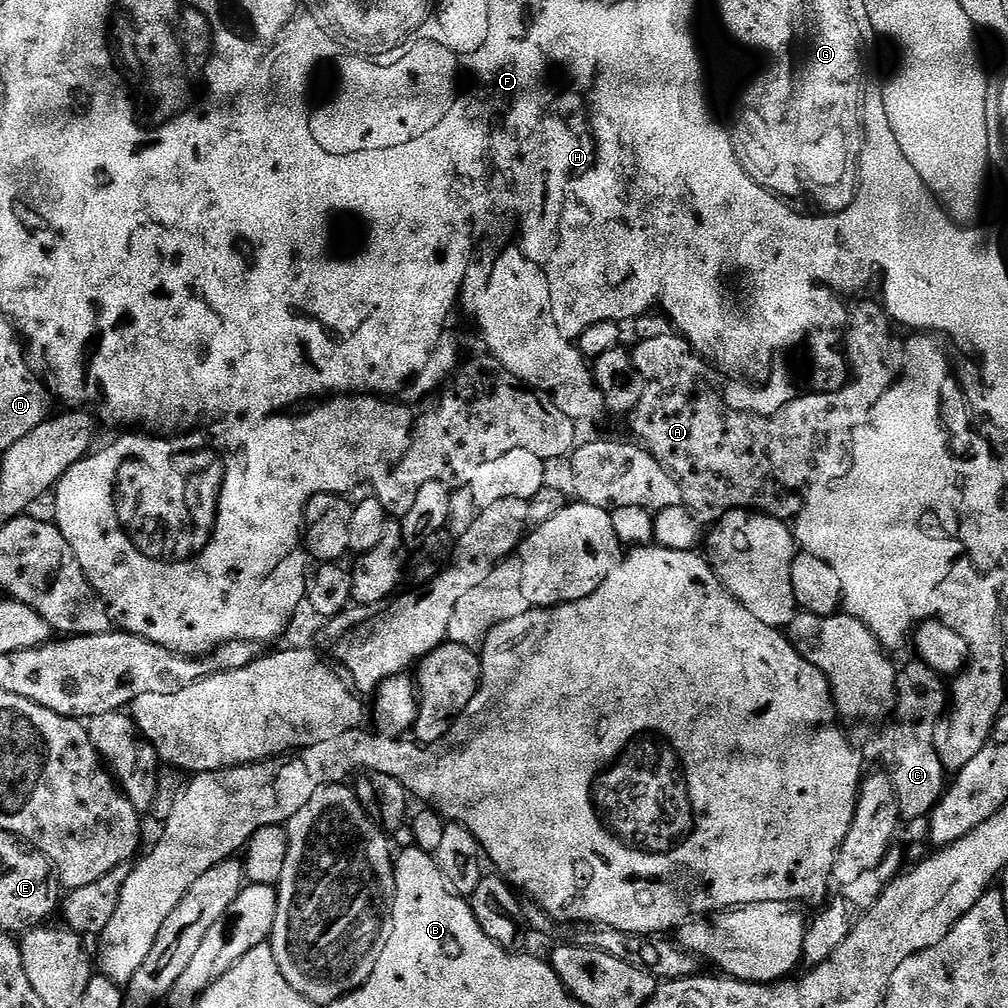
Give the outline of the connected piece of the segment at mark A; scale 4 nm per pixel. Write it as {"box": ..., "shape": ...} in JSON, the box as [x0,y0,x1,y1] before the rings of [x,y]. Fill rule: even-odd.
{"box":[630,334,876,526],"shape":[[[675,334],[652,336],[649,340],[642,341],[637,348],[631,349],[632,360],[644,380],[642,398],[638,402],[638,406],[633,408],[630,413],[632,432],[637,436],[633,437],[638,441],[640,447],[645,448],[660,463],[661,469],[665,473],[672,472],[673,478],[680,483],[680,492],[684,495],[683,503],[687,505],[689,511],[701,525],[711,526],[728,512],[741,510],[764,512],[767,516],[773,516],[785,522],[791,521],[800,512],[800,507],[803,505],[800,503],[800,496],[804,496],[804,488],[808,488],[808,484],[816,484],[816,480],[832,480],[832,476],[840,476],[840,472],[844,472],[844,444],[848,444],[848,428],[852,428],[852,424],[856,424],[856,420],[860,420],[860,416],[864,416],[864,412],[868,412],[868,404],[872,404],[872,400],[876,400],[876,396],[864,396],[864,384],[860,384],[860,372],[856,372],[856,384],[852,384],[852,388],[844,388],[844,392],[836,392],[836,396],[812,396],[812,400],[803,400],[799,404],[792,405],[792,408],[781,413],[780,416],[776,416],[773,420],[747,419],[745,416],[724,414],[720,400],[717,400],[715,393],[712,393],[712,384],[708,384],[708,368],[703,368],[699,360],[693,359],[687,350],[685,339]],[[791,433],[796,433],[796,440],[788,440]]]}

